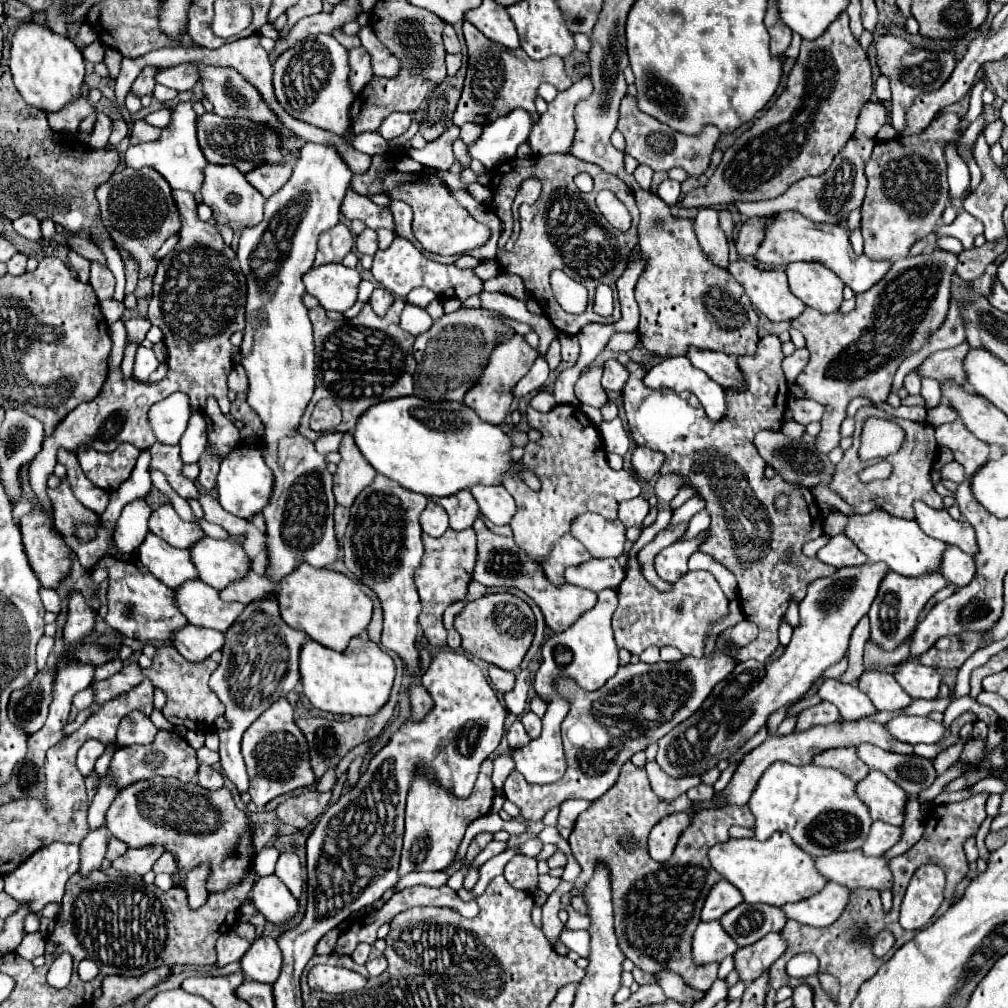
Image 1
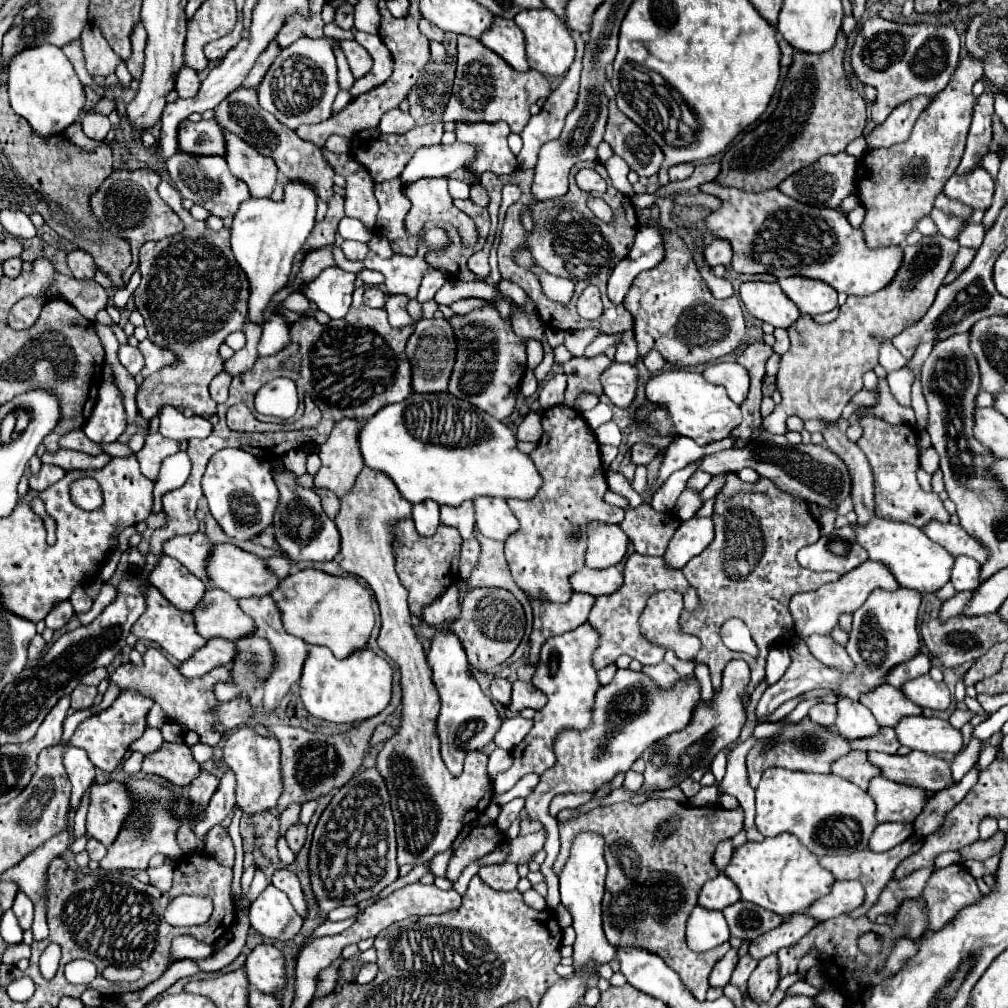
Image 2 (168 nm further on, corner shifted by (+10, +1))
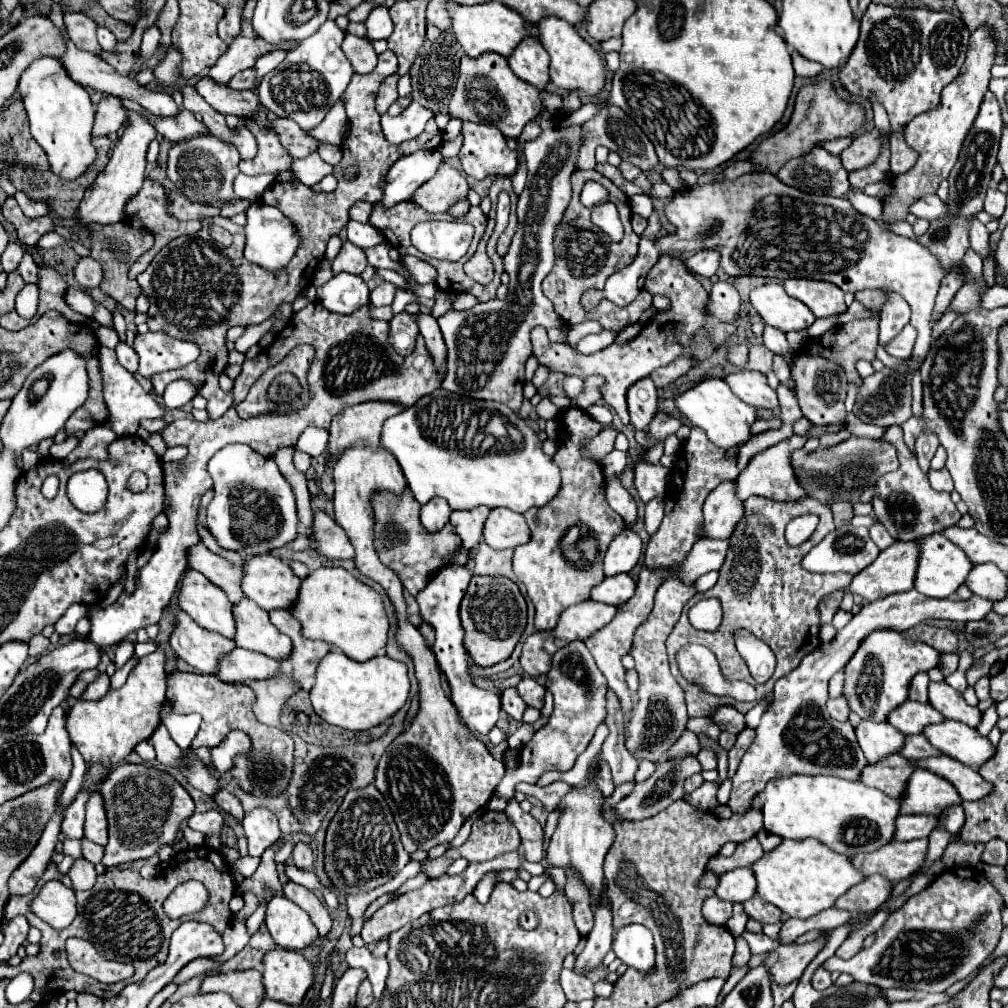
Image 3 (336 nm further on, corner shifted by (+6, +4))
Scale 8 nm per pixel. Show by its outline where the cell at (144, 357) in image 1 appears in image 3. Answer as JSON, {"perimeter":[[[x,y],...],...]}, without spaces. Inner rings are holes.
{"perimeter":[[[120,341],[118,347],[116,347],[116,355],[118,355],[118,361],[122,367],[126,367],[130,373],[136,373],[136,351],[134,347],[130,347],[128,343]]]}

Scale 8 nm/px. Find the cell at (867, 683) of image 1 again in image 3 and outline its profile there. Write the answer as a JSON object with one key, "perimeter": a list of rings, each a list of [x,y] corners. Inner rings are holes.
{"perimeter":[[[906,699],[896,711],[888,713],[888,723],[894,725],[904,735],[922,733],[922,729],[930,723],[942,721],[944,715],[940,715],[936,709],[930,707],[930,703],[916,703],[912,699]]]}

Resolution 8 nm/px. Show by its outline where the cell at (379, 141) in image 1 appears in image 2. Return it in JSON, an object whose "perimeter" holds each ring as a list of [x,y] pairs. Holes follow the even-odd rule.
{"perimeter":[[[300,38],[292,46],[284,48],[274,60],[274,64],[268,68],[264,80],[258,86],[260,106],[266,112],[274,114],[280,124],[292,130],[296,130],[300,124],[324,122],[330,118],[330,108],[338,94],[336,72],[338,68],[334,56],[334,38]]]}

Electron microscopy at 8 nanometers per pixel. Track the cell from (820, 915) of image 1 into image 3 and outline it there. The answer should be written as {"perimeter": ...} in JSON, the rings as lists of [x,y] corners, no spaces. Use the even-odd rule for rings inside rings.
{"perimeter":[[[872,875],[872,877],[866,877],[864,883],[858,883],[856,887],[850,887],[834,903],[834,907],[850,911],[852,915],[870,913],[870,911],[876,911],[888,899],[890,891],[892,891],[890,881],[886,881],[880,875]]]}

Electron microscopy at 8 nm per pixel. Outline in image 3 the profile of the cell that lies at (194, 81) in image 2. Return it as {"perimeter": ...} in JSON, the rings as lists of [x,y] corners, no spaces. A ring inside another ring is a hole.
{"perimeter":[[[198,77],[194,83],[196,91],[204,97],[208,105],[212,105],[222,115],[238,115],[248,117],[254,115],[260,107],[258,95],[254,91],[232,91],[228,83],[212,83],[208,77]]]}

